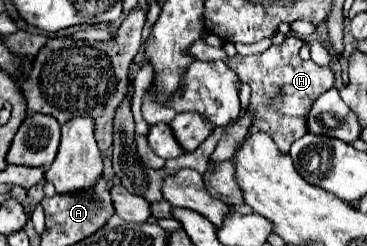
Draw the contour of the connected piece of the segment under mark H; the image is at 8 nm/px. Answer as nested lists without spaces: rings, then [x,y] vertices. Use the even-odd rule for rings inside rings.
[[[288,36],[280,46],[272,44],[266,52],[252,56],[252,58],[256,58],[252,62],[242,56],[228,58],[222,48],[216,48],[216,54],[214,54],[214,60],[224,60],[230,68],[234,68],[238,78],[252,88],[250,104],[246,106],[246,114],[252,116],[254,122],[252,122],[246,138],[256,132],[266,132],[276,142],[276,146],[282,154],[288,154],[290,146],[298,138],[308,134],[306,116],[308,116],[314,100],[320,94],[324,94],[328,88],[332,88],[336,82],[334,72],[330,68],[318,66],[312,60],[300,58],[298,52],[300,52],[302,44],[304,44],[304,40],[300,40],[298,36]]]

